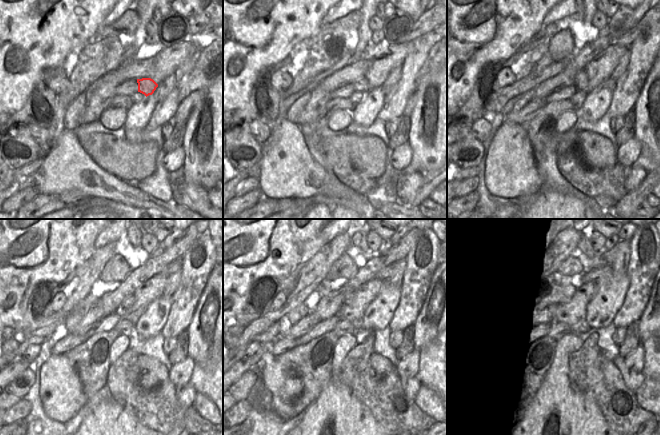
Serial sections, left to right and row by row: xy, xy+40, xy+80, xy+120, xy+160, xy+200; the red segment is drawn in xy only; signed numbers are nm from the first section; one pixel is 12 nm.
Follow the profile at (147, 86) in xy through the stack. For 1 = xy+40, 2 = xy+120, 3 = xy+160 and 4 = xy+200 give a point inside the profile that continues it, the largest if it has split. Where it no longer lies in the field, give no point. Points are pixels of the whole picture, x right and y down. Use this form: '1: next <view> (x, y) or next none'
1: next xy+40 (362, 84)
2: next xy+120 (126, 304)
3: next xy+160 (349, 296)
4: next xy+200 (554, 289)

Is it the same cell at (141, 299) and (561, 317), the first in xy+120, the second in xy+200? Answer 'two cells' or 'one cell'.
one cell

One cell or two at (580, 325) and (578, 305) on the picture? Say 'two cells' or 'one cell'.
one cell

